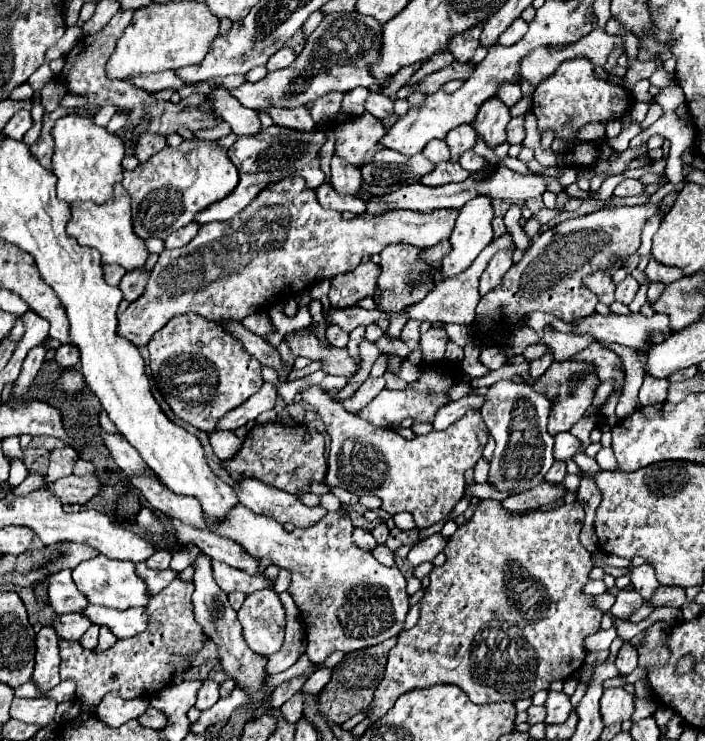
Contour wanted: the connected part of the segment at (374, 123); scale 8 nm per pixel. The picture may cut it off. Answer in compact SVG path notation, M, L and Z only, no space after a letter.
M365 113L363 117L349 117L345 123L333 127L337 137L335 155L351 165L365 165L383 147L379 139L385 135L385 127L379 119Z

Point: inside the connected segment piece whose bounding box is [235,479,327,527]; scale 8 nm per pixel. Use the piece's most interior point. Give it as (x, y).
(260, 498)

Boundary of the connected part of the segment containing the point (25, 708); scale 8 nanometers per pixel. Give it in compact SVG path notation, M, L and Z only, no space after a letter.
M15 697L11 703L11 717L35 725L49 725L55 717L55 709L57 709L57 701L49 697L39 697L39 699Z

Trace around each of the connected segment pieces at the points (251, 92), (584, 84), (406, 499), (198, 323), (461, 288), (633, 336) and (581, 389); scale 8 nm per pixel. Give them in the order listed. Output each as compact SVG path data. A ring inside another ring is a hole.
M357 11L351 13L333 13L319 23L311 33L305 49L297 55L293 65L267 73L261 81L245 81L237 89L231 89L233 97L255 111L267 111L269 107L295 109L309 101L317 101L329 91L347 93L355 87L369 87L377 83L369 73L369 65L377 61L381 47L381 23L373 17L363 17Z
M567 59L557 73L543 81L533 93L533 115L539 121L539 131L553 129L557 137L573 137L583 125L591 121L619 119L633 105L633 95L621 85L613 85L595 75L589 59ZM565 109L565 111L561 111Z
M317 385L305 389L301 395L303 401L321 415L331 437L327 485L347 489L357 497L375 495L383 501L381 509L389 515L401 511L411 513L419 529L425 529L451 513L465 491L463 473L475 467L489 439L489 431L477 409L471 409L443 431L403 439L391 429L377 429L359 415L347 413L341 403L333 401Z
M197 313L173 317L147 347L153 381L171 411L201 431L211 433L227 411L245 403L263 385L261 363L245 351L241 341Z
M505 233L503 237L491 241L491 245L487 245L487 247L479 253L479 257L473 261L473 265L471 265L465 273L459 273L459 275L453 277L453 279L443 279L443 281L439 281L437 287L435 287L423 301L419 301L419 303L415 303L415 305L411 305L411 307L407 309L409 317L411 317L411 319L419 319L419 321L425 321L425 319L427 319L427 321L431 321L433 325L435 325L435 323L465 323L465 325L469 325L469 323L475 319L475 307L477 307L477 303L479 303L479 299L481 299L481 295L479 295L479 291L477 291L479 277L481 277L481 273L485 271L489 259L491 259L497 251L501 251L501 249L513 249L513 241L511 241L511 235L509 235L509 233Z
M591 313L589 317L581 317L573 321L575 335L591 335L593 341L599 343L621 343L633 349L639 349L647 343L647 329L667 331L669 317L655 313L653 317L645 315L599 315Z
M555 361L535 383L533 389L547 395L553 403L551 415L549 415L549 435L569 431L585 413L585 409L591 405L595 389L599 387L599 379L595 369L589 363L577 363L577 361Z

